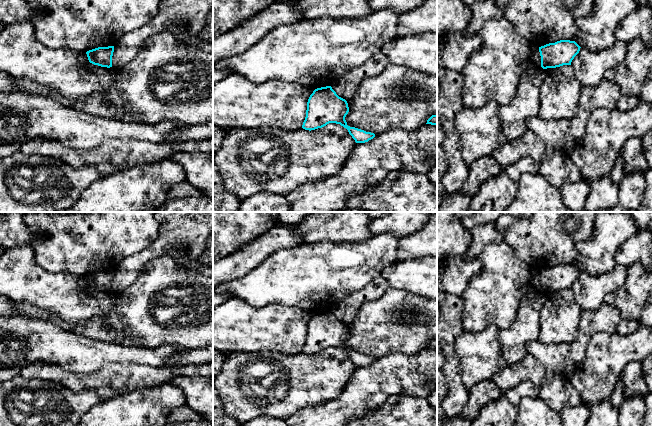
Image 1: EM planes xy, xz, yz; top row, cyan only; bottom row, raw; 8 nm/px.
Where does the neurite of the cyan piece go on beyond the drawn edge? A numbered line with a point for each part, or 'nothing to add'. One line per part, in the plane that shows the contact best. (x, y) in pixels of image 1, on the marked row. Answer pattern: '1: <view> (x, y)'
nothing to add

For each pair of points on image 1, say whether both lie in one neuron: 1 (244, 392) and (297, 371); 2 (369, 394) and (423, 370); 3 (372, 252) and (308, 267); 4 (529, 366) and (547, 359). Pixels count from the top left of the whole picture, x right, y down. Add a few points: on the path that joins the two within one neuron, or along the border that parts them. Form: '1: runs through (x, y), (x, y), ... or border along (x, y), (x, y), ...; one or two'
1: runs through (257, 384), (279, 384), (284, 379); one
2: runs through (382, 381), (388, 375), (410, 375); one
3: runs through (356, 264), (346, 267), (324, 267); one
4: border along (528, 353), (546, 368), (560, 375); two

